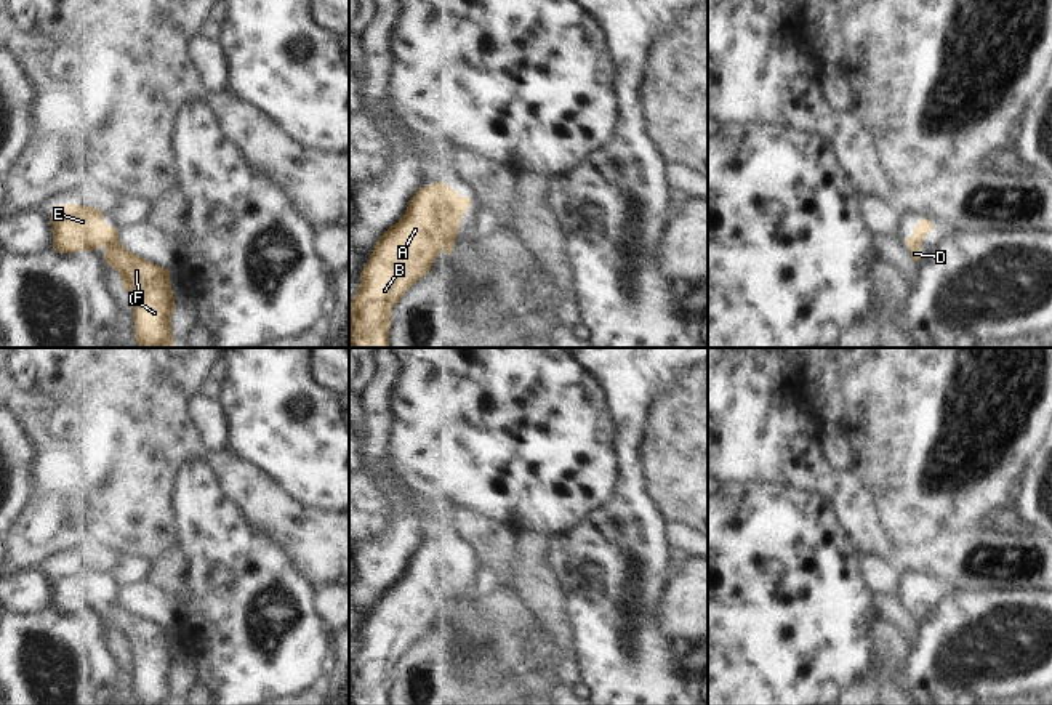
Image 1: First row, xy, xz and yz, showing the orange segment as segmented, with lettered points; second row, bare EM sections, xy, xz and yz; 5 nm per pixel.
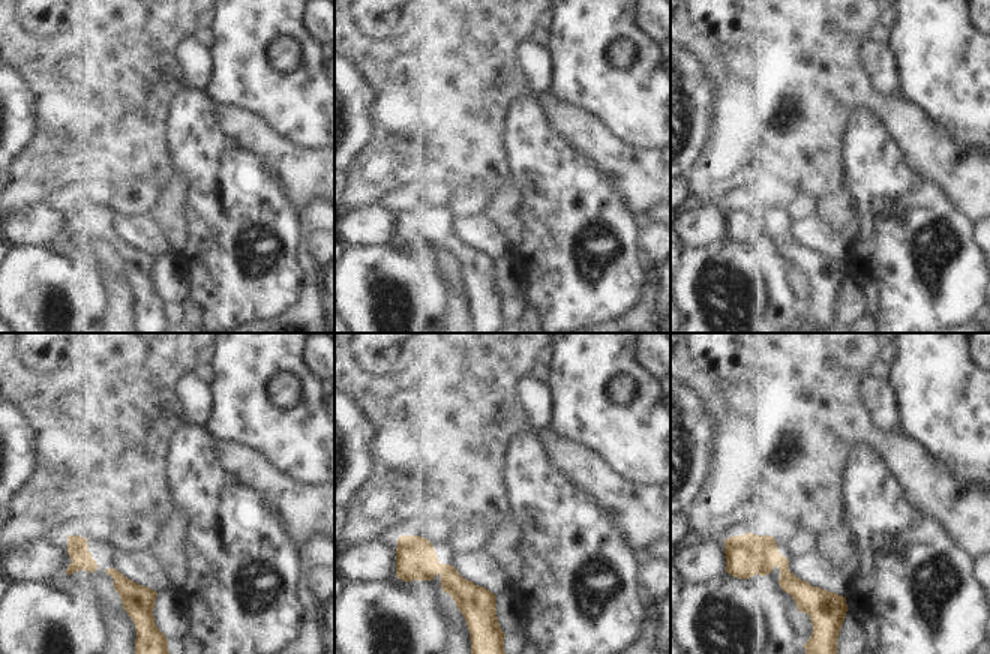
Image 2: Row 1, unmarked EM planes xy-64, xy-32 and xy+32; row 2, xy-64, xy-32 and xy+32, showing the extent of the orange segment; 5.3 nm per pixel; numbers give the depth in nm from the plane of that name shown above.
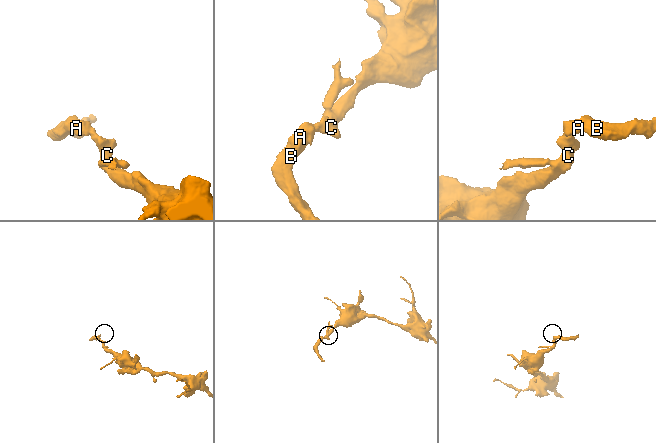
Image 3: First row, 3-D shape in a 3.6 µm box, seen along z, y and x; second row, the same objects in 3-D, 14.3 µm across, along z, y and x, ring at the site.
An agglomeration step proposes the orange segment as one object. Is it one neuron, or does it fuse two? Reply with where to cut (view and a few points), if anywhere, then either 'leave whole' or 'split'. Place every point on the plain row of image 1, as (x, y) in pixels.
cut none; leave whole

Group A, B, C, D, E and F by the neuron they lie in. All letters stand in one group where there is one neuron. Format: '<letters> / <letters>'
A B C D E F

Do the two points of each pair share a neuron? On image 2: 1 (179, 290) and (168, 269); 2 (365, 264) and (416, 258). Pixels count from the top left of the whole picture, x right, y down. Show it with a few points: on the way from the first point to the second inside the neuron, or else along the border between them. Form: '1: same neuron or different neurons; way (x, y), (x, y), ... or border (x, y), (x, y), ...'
1: same neuron; way (174, 285), (168, 273)
2: same neuron; way (377, 263), (404, 263)

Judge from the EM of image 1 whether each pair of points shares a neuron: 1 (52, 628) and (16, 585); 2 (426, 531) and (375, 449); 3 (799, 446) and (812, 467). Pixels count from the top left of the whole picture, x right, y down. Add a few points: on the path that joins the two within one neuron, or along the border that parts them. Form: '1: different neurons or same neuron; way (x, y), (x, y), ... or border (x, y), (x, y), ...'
1: different neurons; border (52, 604), (32, 614), (16, 616)
2: same neuron; way (407, 510), (378, 470)
3: different neurons; border (812, 457), (796, 467)

